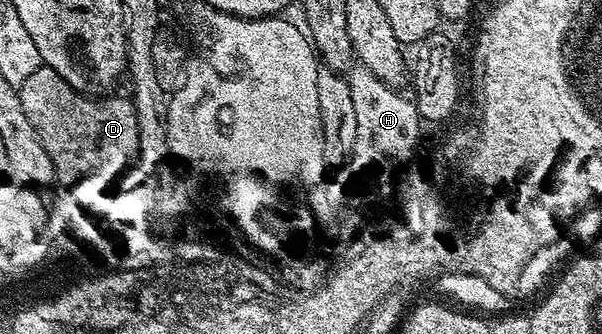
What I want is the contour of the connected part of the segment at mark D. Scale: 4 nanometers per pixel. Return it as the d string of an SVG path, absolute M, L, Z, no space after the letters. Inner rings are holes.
M46 67L33 71L33 75L29 75L29 79L25 79L25 83L18 86L18 90L21 107L25 107L29 123L33 123L49 159L53 159L58 184L80 185L81 188L87 189L89 196L99 197L107 188L110 190L136 160L139 152L139 132L135 103L130 96L107 95L102 99L92 99L75 92L69 87L69 83L65 83L65 79L61 79L61 75L57 75L57 71Z

